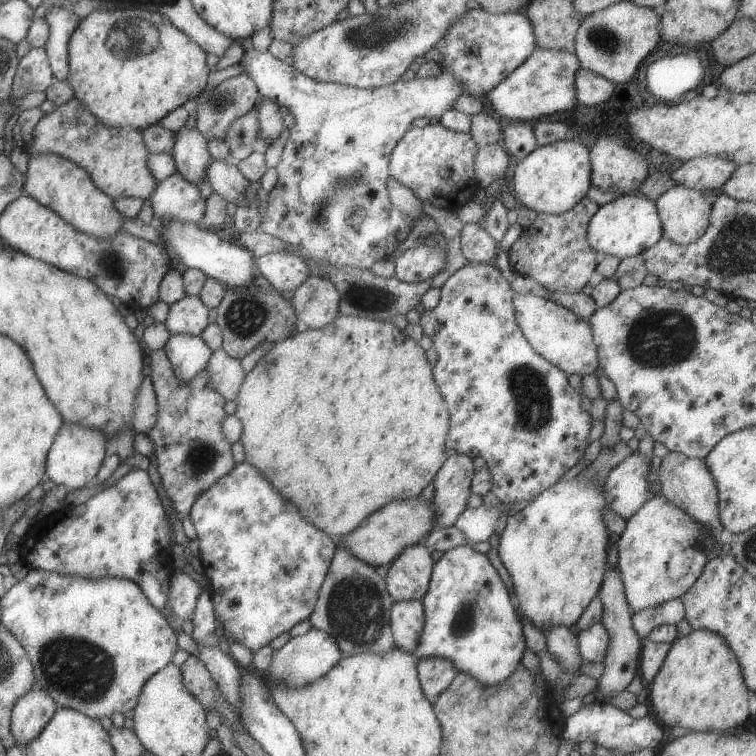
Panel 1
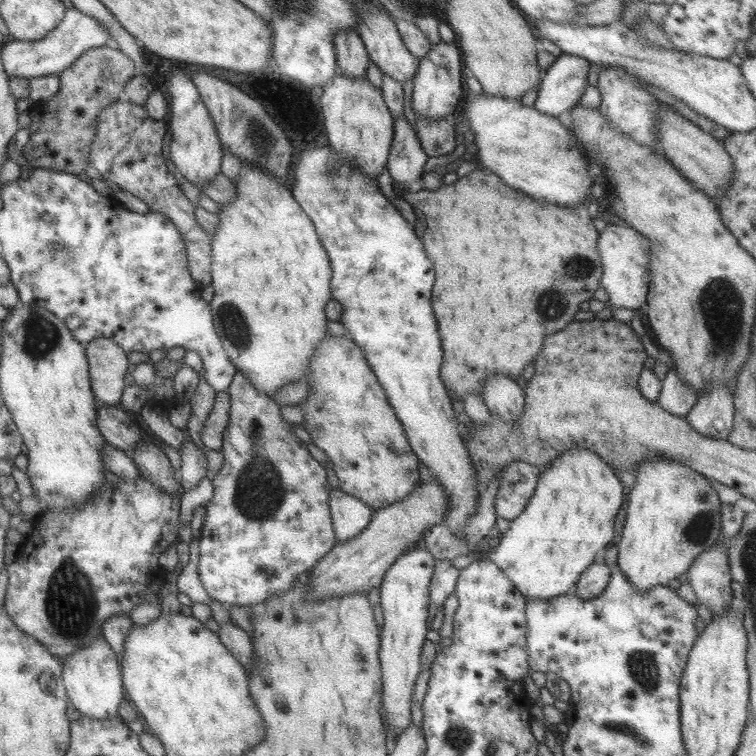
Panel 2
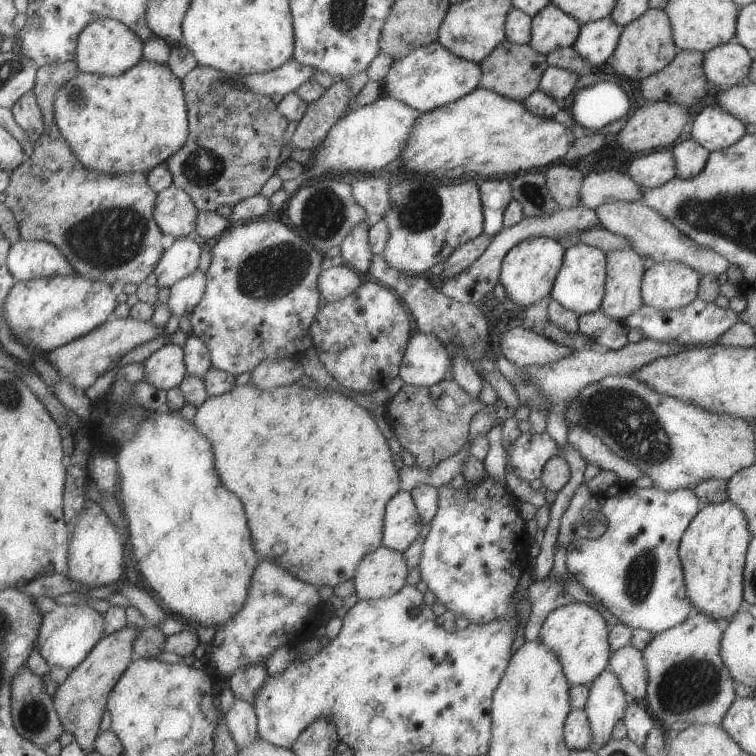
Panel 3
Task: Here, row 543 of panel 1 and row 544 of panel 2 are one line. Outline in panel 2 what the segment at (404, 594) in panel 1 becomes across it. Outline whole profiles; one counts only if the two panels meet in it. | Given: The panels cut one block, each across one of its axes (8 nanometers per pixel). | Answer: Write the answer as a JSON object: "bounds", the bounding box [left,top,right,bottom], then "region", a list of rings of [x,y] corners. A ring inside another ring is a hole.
{"bounds":[378,544,436,734],"region":[[[415,544],[415,548],[405,550],[401,556],[395,558],[395,562],[388,566],[383,575],[381,584],[379,584],[379,604],[383,614],[383,626],[380,633],[380,643],[378,659],[381,670],[382,680],[382,711],[386,724],[394,734],[399,734],[401,730],[410,727],[411,719],[411,696],[413,688],[417,684],[416,678],[421,671],[419,662],[421,662],[421,648],[425,642],[425,632],[427,632],[427,617],[432,614],[431,602],[429,600],[429,583],[436,559],[427,548],[420,548]]]}

